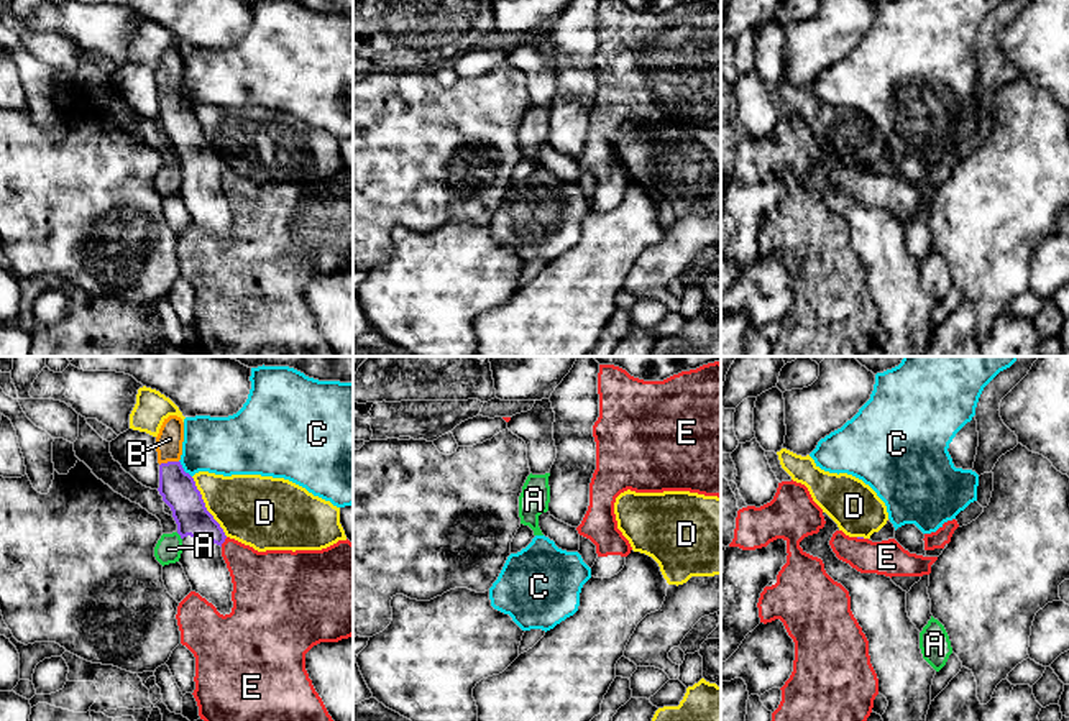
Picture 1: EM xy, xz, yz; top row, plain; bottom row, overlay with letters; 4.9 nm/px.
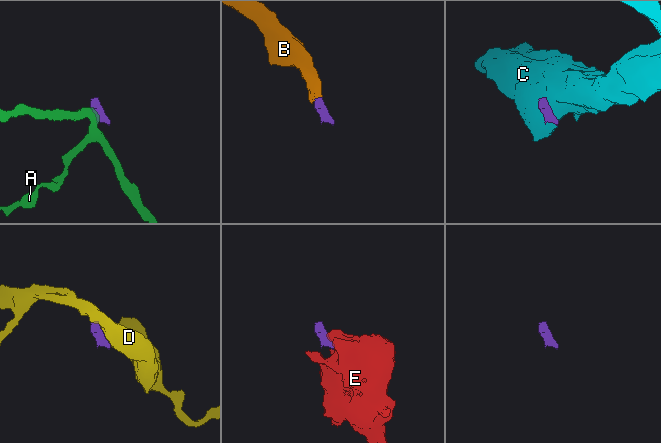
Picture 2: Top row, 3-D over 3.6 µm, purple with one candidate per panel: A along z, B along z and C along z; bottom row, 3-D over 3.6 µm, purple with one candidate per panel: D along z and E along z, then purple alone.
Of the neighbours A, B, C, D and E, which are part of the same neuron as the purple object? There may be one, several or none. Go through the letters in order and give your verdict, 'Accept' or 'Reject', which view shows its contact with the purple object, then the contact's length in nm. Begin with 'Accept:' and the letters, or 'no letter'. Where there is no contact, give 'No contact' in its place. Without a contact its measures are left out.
Accept: B
A: Reject. Touches purple in xy. Shared border 50 nm
B: Accept. Touches purple in xy. Shared border 100 nm
C: Reject. Touches purple in xy. Shared border 110 nm
D: Reject. Touches purple in xy. Shared border 340 nm
E: Reject. Touches purple in xy. Shared border 60 nm

